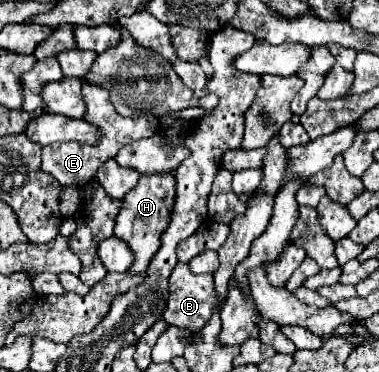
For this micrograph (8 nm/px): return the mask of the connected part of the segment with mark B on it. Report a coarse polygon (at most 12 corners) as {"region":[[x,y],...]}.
{"region":[[170,275],[164,319],[200,331],[218,307],[212,275]]}

